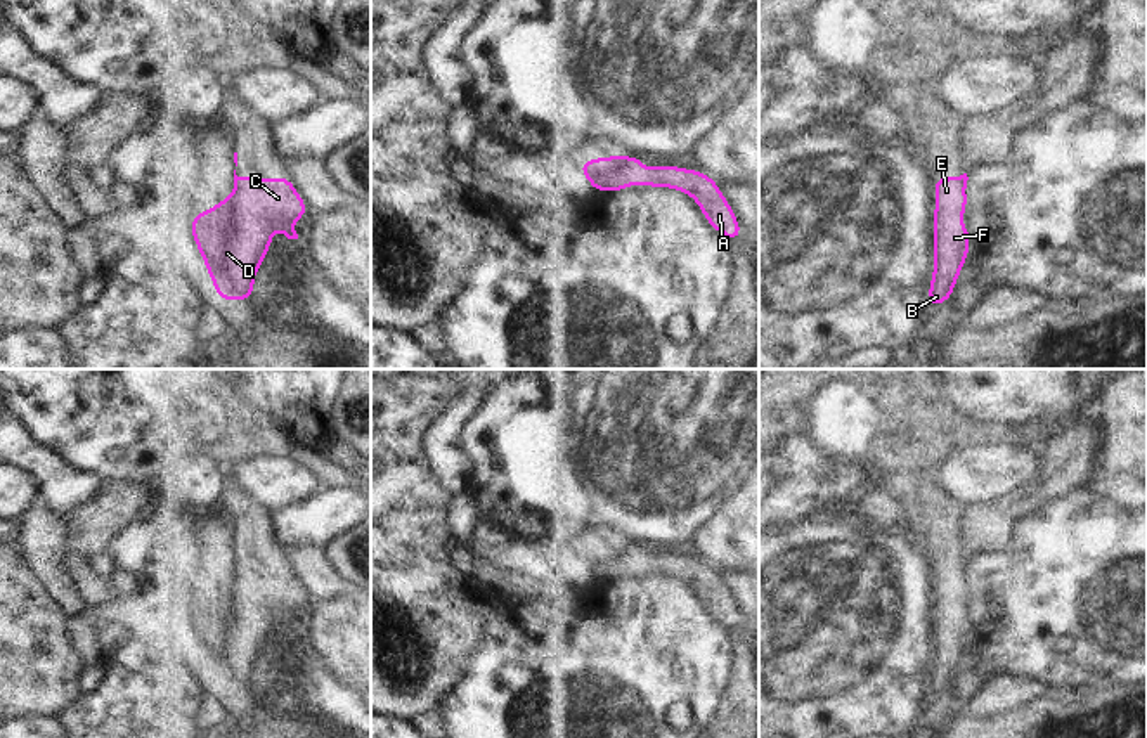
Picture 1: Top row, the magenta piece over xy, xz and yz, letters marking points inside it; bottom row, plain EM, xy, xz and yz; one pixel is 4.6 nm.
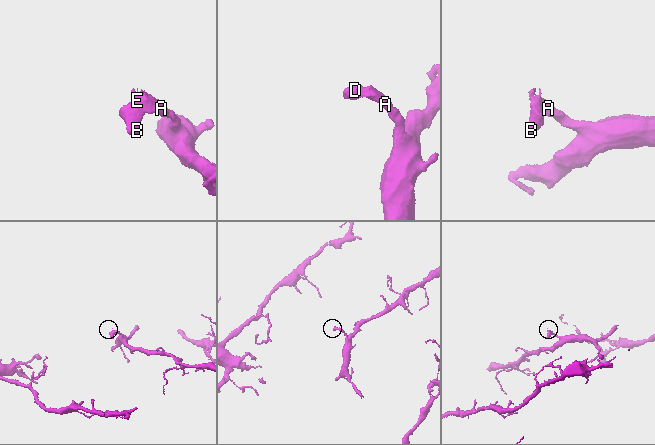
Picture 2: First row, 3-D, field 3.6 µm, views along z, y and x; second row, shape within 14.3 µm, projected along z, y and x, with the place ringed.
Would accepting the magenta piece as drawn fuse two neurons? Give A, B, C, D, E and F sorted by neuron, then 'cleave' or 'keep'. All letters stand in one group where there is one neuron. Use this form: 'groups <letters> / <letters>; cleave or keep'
groups A B C D E F; keep

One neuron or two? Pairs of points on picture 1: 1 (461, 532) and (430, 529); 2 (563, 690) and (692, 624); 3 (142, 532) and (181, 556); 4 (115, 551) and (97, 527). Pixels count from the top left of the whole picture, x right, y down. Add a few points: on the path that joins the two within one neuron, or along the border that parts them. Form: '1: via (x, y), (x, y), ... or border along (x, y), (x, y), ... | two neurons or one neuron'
1: border along (447, 496), (446, 534), (453, 543) | two neurons
2: via (595, 667), (635, 647), (660, 643) | one neuron
3: border along (144, 518), (158, 534), (158, 562), (163, 582) | two neurons
4: border along (142, 518), (120, 529), (111, 537), (104, 553) | two neurons

